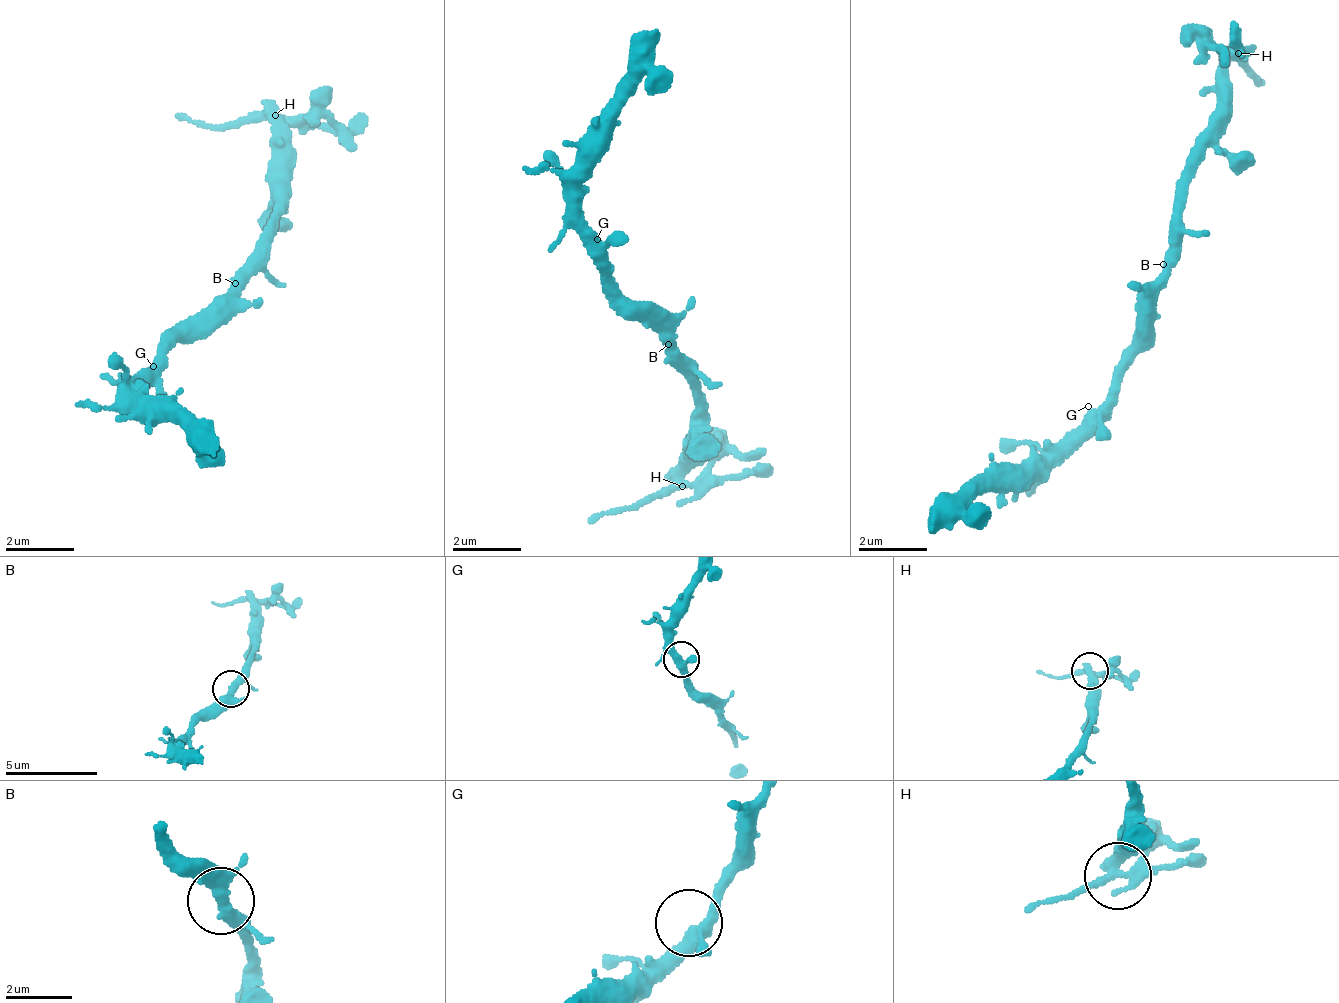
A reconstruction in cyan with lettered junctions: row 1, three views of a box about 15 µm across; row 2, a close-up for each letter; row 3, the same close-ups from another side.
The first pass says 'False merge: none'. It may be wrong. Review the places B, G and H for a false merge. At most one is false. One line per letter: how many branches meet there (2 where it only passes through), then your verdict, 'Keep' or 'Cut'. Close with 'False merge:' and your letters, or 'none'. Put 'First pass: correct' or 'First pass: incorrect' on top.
First pass: incorrect
B: Branches: 3. Keep
G: Branches: 4. Keep
H: Branches: 4. Cut
False merge: H

